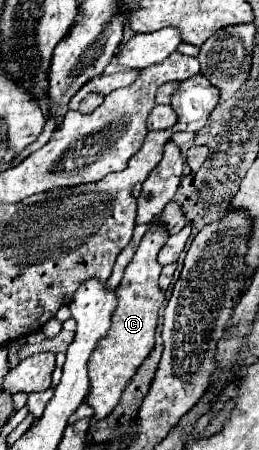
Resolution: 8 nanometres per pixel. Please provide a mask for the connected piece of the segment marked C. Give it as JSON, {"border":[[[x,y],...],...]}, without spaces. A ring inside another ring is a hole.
{"border":[[[154,222],[146,236],[142,238],[132,262],[124,270],[124,278],[120,286],[116,288],[116,312],[112,314],[112,326],[106,338],[102,338],[96,346],[96,350],[90,356],[88,362],[88,374],[90,374],[90,392],[86,396],[86,404],[92,406],[94,418],[102,420],[112,414],[114,406],[118,404],[124,388],[128,386],[130,378],[138,370],[138,366],[146,360],[146,356],[154,348],[154,334],[158,326],[158,312],[164,302],[164,292],[158,288],[158,278],[162,272],[162,266],[158,264],[158,252],[166,244],[168,232],[164,226]]]}

